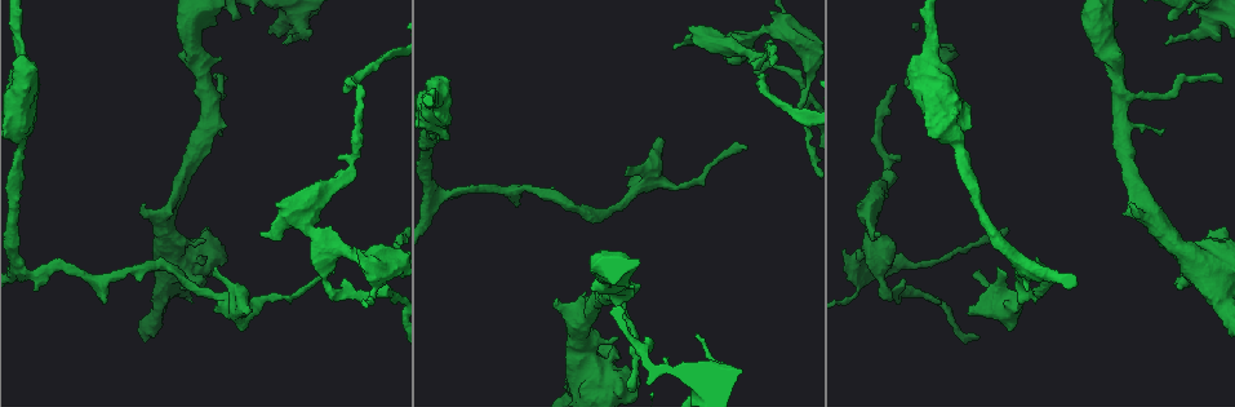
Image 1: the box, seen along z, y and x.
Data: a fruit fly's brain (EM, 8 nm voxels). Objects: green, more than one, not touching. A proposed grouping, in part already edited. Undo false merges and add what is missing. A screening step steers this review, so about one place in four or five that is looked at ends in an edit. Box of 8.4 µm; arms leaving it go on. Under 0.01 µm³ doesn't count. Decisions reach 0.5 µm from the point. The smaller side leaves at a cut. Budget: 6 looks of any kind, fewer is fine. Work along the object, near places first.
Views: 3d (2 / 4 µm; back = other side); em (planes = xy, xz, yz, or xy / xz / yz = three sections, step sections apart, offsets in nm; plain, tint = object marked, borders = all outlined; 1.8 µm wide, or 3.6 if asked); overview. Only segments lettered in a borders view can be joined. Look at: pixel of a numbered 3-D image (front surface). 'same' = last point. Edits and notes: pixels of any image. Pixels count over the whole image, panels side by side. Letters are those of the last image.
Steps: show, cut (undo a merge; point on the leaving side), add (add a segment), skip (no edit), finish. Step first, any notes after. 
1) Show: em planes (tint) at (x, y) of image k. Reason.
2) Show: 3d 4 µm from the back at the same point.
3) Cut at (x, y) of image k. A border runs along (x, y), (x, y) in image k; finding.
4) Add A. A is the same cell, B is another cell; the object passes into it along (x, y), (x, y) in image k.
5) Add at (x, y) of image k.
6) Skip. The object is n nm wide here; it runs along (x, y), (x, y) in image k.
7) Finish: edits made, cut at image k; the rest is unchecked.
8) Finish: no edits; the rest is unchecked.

Show: em planes (borders) at (202, 243) of image 1. Thick end.

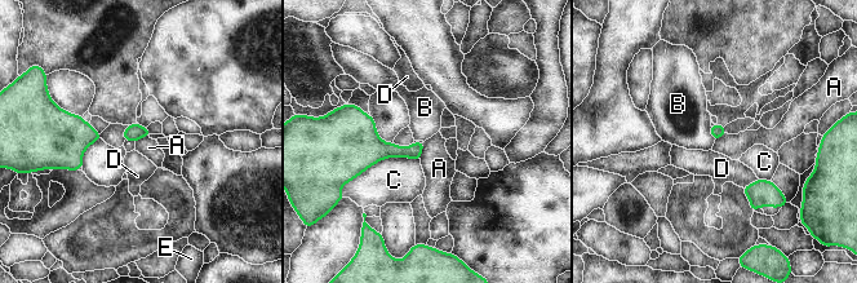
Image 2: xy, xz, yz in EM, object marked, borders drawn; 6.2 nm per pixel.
Skip. A, B, C, D and E are other cells; a border runs along (425, 141), (420, 159) in image 2; none of them fits.

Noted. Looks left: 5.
Show: 3d 2 µm at (516, 202) of image 1. An open end.

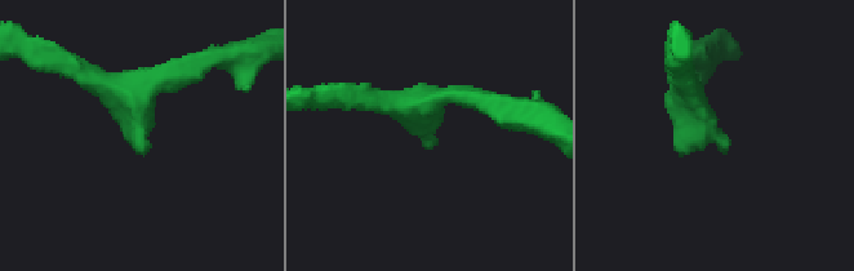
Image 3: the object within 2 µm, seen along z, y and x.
Show: em xy step 8 (tint) at (431, 143) of image 3.

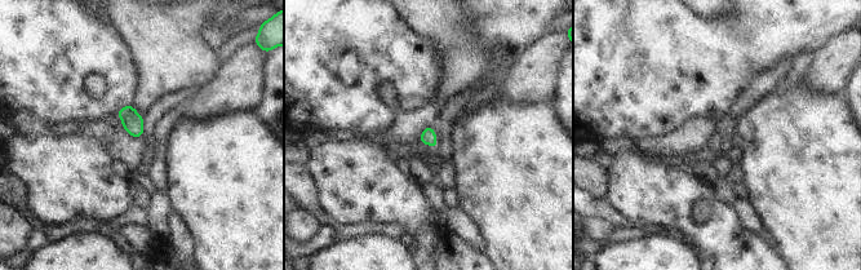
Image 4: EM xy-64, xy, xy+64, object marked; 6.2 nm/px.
Show: em yz step 16 (borders) at the same point. Another direction.

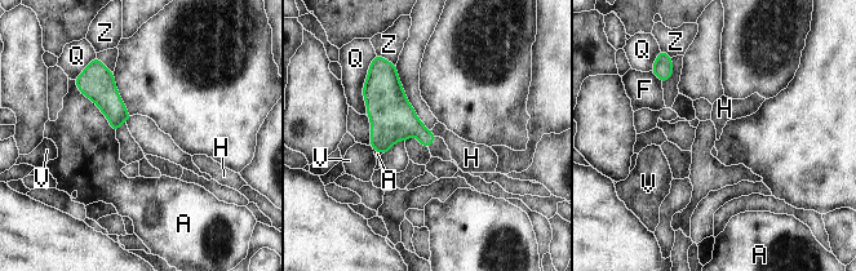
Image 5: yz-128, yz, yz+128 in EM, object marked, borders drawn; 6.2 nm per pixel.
Skip. The object is 170 nm wide here; A, F, H, Q, V and Z are other cells; a border runs along (430, 130), (435, 136) in image 5; no lettered segment goes on from it.

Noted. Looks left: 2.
Show: 3d 2 µm at (873, 217) of image 1. Sudden change in width.

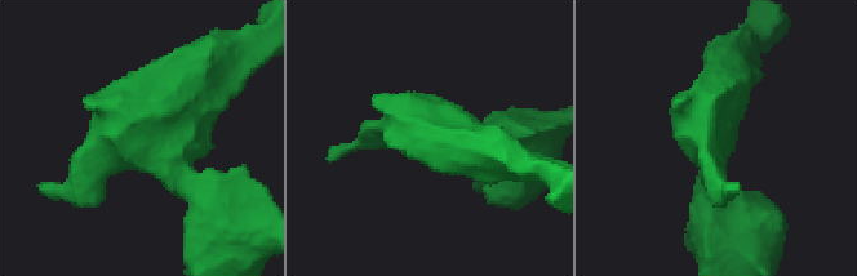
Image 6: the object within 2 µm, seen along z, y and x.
Show: em planes (borders) at (454, 138) of image 6. Shape alone is not enough.

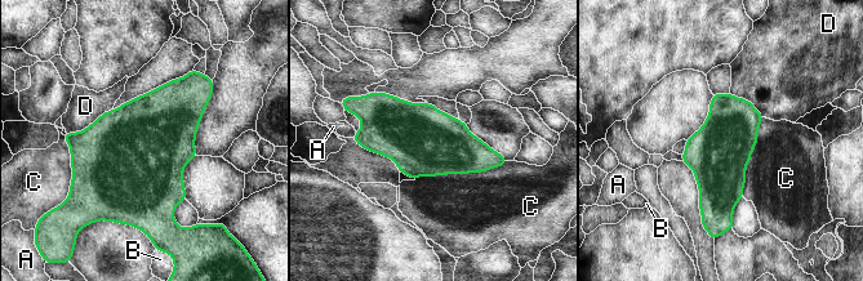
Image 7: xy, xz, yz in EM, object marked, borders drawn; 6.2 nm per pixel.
Skip. A, B, C and D are other cells; a border runs along (507, 161), (480, 172), (416, 179) in image 7; continuous, no second neuron.

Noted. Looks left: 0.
Finish: no edits; the rest is unchecked.

